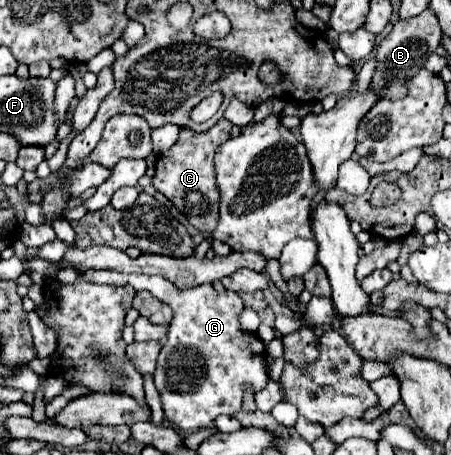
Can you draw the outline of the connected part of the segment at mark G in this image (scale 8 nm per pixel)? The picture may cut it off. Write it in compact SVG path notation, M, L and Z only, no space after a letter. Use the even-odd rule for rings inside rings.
M89 270L83 274L95 284L131 284L137 292L149 290L157 300L167 303L173 312L167 332L167 344L161 348L155 386L161 394L165 418L181 430L209 428L221 414L235 414L241 410L243 394L249 386L251 392L261 392L267 386L267 350L261 338L247 332L239 324L243 300L237 292L217 292L211 284L201 284L189 290L179 290L163 276L123 274ZM176 307L185 307L176 313Z

